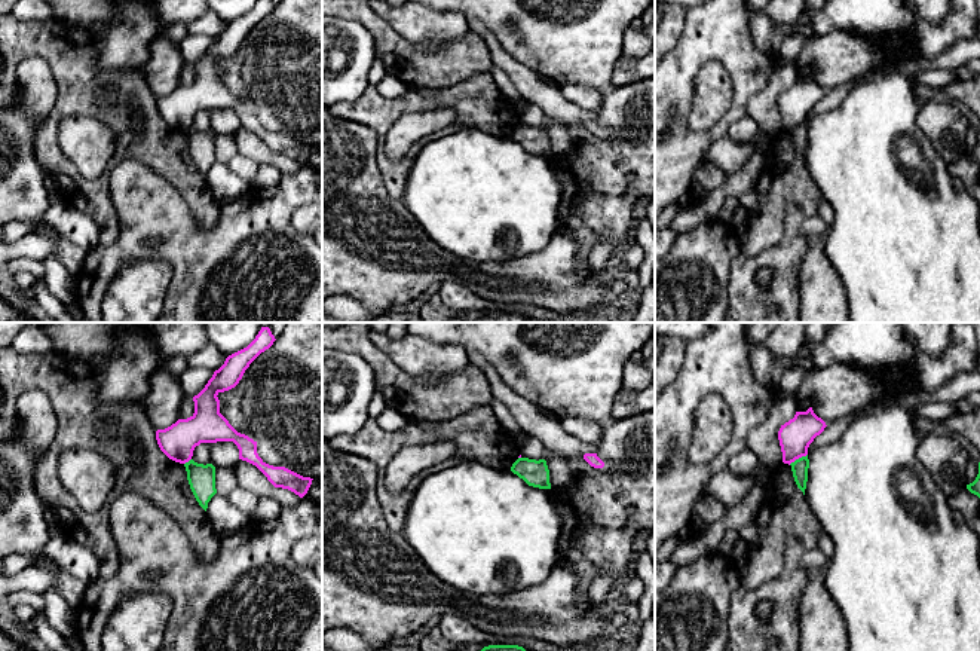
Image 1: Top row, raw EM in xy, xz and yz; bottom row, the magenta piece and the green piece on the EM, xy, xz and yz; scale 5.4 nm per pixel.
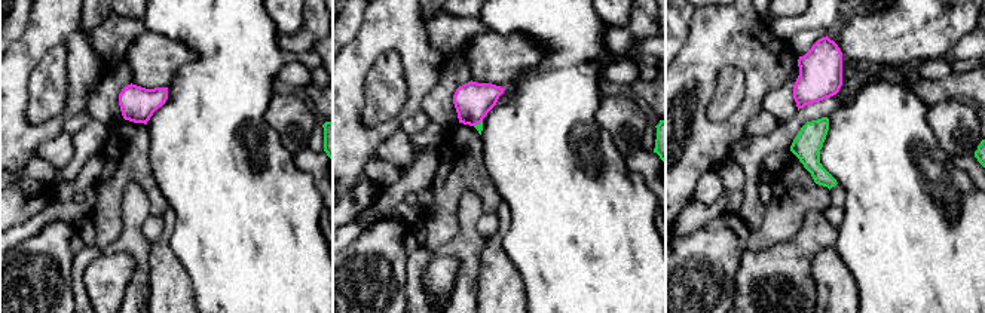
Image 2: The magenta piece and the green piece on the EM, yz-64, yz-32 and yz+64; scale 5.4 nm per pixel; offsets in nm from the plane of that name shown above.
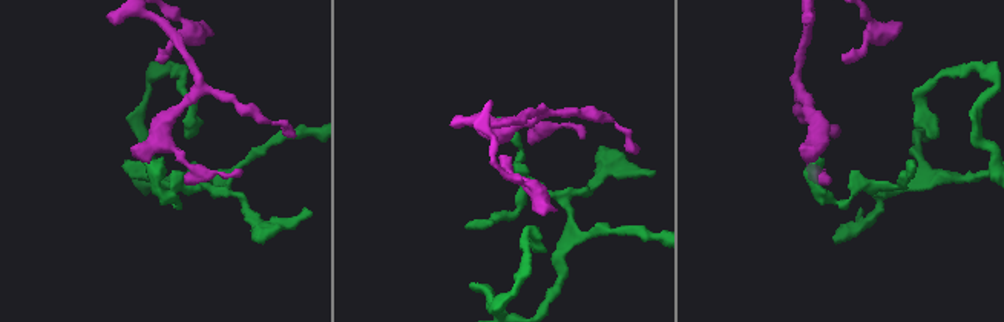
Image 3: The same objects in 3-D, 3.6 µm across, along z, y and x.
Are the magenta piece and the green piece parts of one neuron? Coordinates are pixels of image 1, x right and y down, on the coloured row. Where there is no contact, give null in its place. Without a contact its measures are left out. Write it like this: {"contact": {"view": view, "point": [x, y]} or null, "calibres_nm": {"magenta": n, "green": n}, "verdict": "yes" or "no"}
{"contact": {"view": "yz", "point": [798, 458]}, "calibres_nm": {"magenta": 180, "green": 90}, "verdict": "no"}

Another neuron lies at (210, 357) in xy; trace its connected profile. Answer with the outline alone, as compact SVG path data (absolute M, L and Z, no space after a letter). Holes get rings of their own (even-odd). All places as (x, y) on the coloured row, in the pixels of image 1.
M208 343L202 349L189 355L187 361L190 367L208 369L215 372L224 364L226 358L227 355L224 355L218 348Z

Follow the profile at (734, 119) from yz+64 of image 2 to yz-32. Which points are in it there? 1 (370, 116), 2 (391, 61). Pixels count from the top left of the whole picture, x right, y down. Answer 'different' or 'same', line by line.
1: different
2: different

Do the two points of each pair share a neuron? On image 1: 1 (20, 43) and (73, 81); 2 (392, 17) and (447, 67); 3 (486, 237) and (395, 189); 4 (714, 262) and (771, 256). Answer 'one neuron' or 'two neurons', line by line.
1: one neuron
2: two neurons
3: two neurons
4: two neurons

